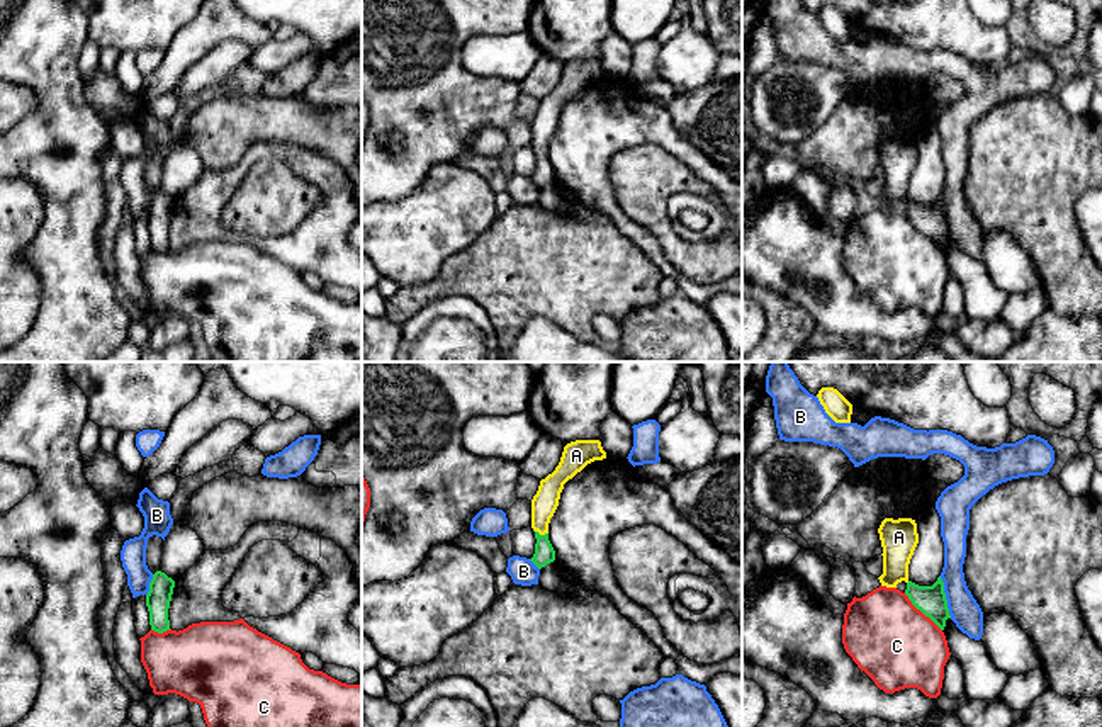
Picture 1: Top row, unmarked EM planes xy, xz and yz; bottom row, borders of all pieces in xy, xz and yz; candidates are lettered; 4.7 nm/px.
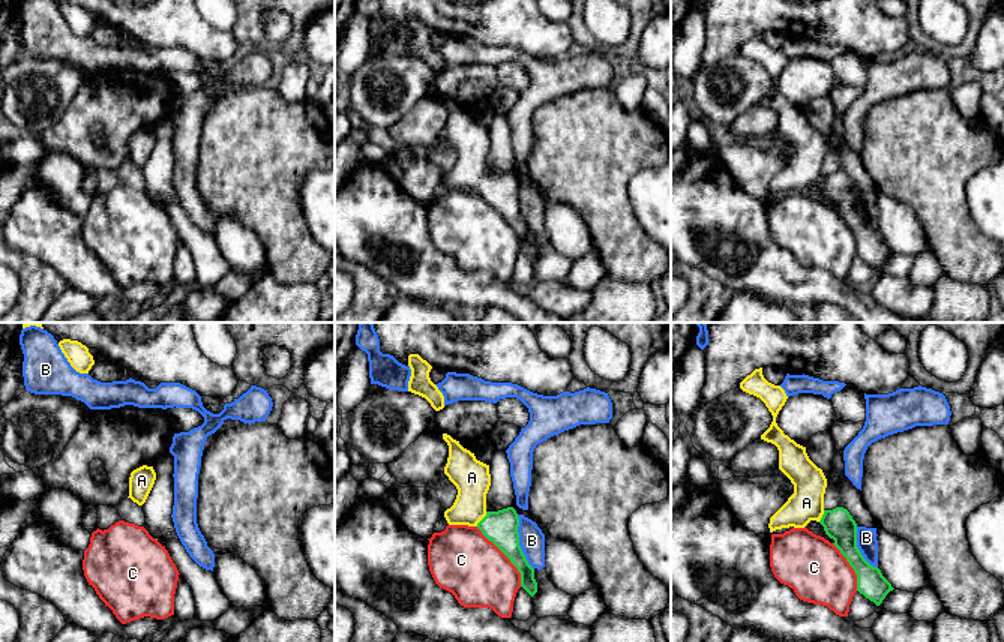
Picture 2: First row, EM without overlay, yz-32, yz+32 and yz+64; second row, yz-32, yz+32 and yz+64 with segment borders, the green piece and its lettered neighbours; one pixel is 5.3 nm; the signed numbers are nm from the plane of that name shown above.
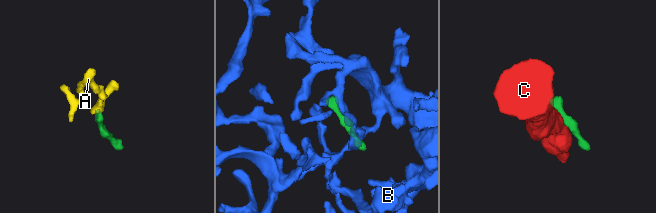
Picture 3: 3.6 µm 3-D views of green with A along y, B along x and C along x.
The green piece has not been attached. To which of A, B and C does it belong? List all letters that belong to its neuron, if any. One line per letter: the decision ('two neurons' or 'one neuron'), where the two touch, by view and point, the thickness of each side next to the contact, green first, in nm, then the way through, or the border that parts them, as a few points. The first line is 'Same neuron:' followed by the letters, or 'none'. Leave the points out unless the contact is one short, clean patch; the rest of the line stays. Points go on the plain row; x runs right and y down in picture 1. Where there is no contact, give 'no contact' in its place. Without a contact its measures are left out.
Same neuron: A
A: one neuron; contact xz (539, 153); calibres 100 and 120 nm; way xz (544, 174), (539, 153), (545, 121)
B: two neurons; contact yz (944, 216); calibres 140 and 150 nm; border yz (939, 196), (951, 236)
C: two neurons; contact yz (922, 231); calibres 140 and 400 nm; border yz (904, 213), (941, 250)

